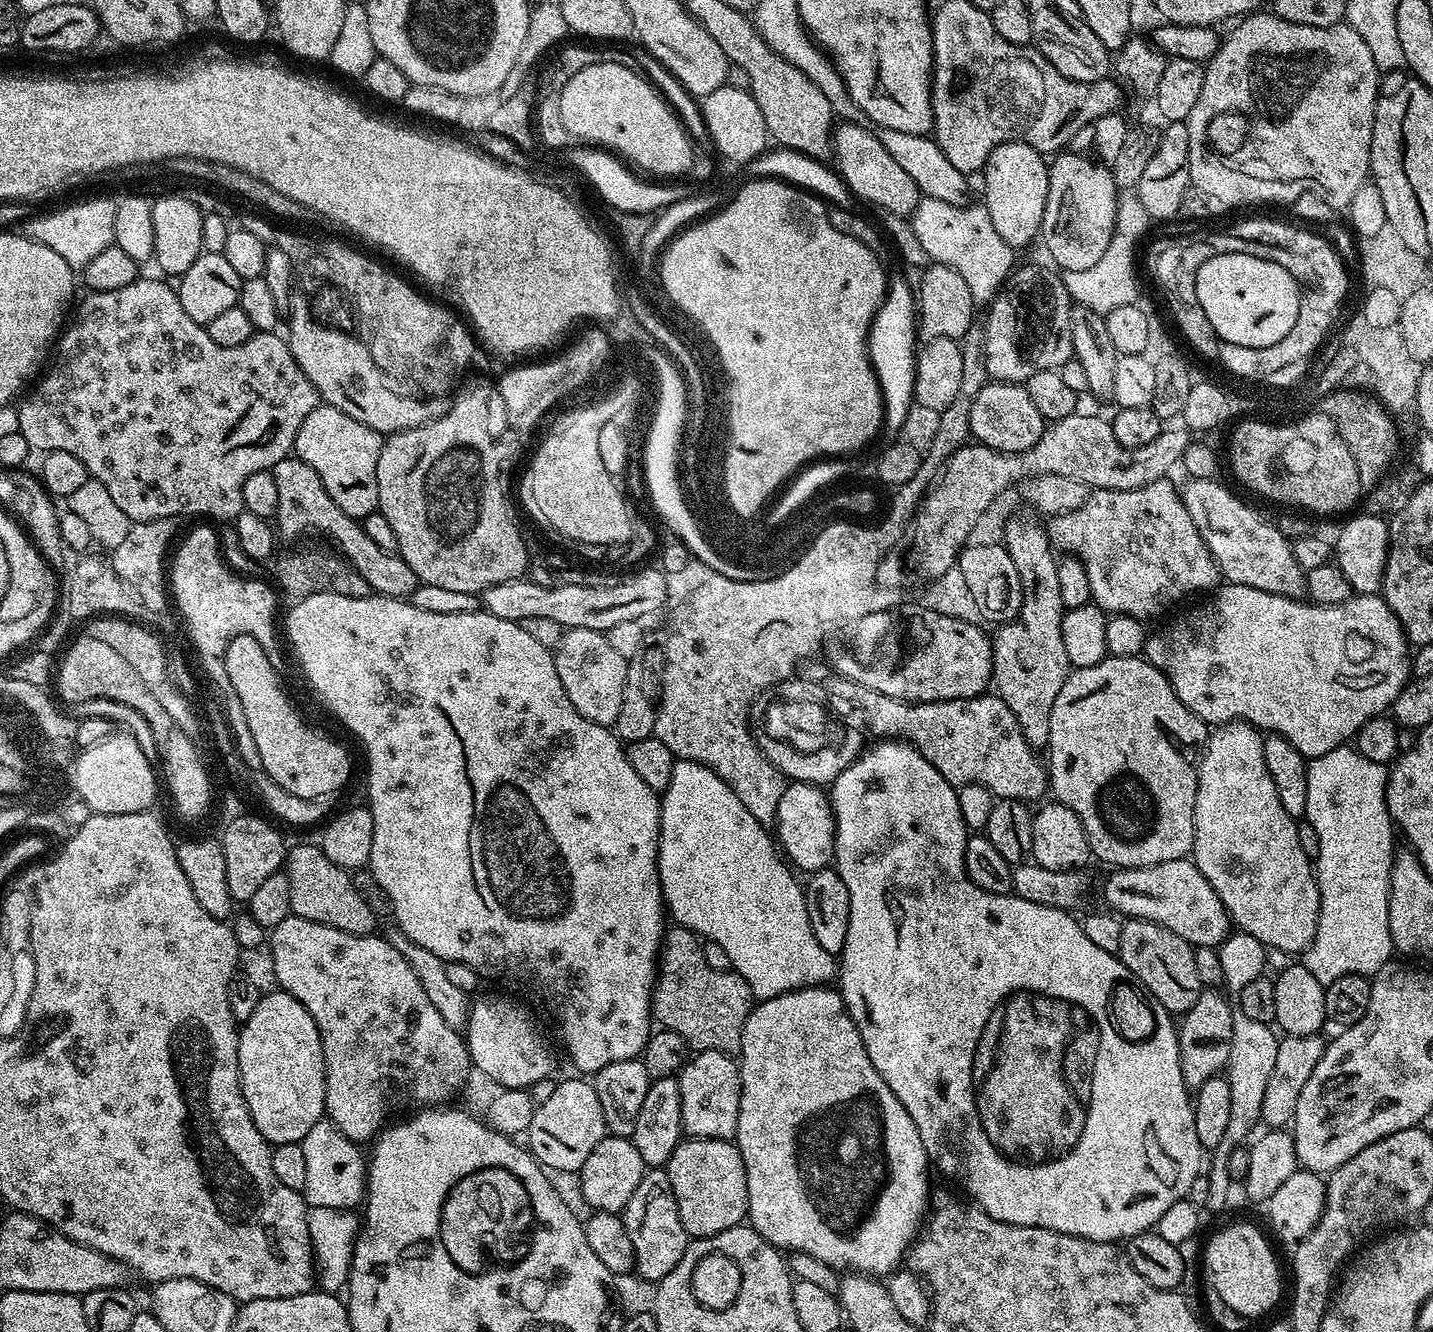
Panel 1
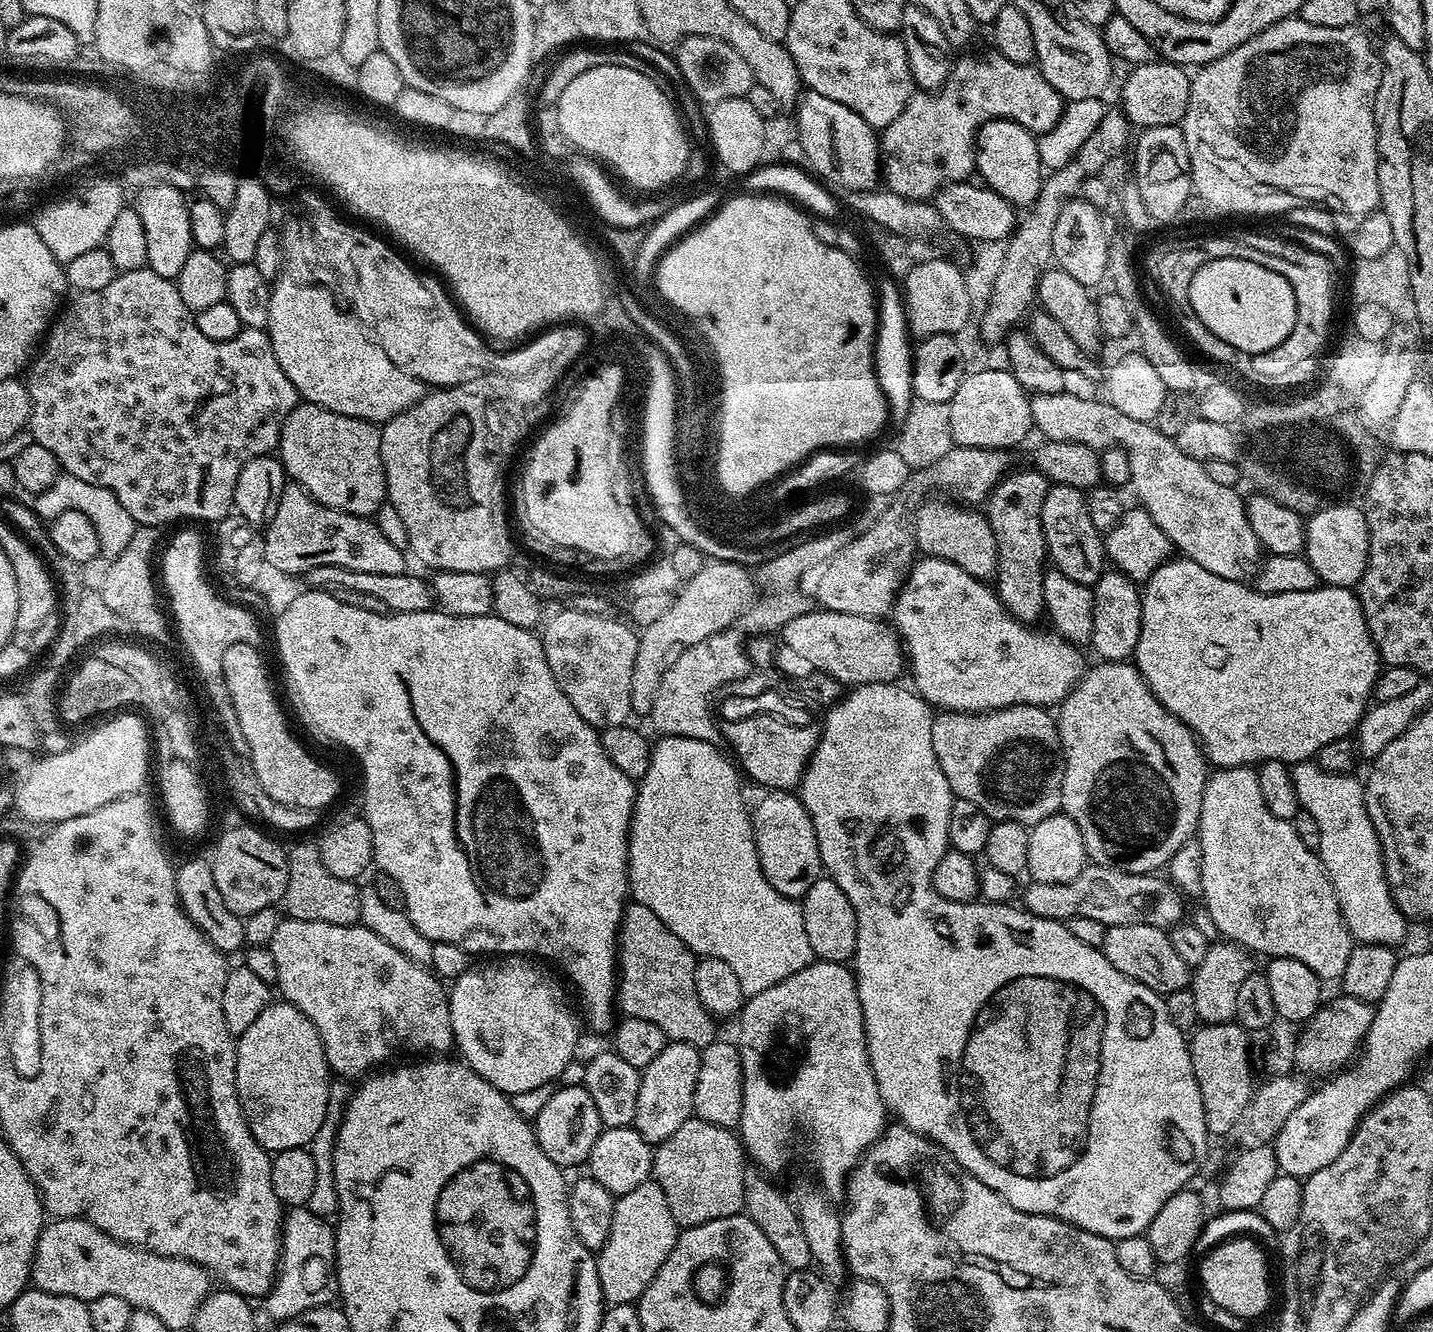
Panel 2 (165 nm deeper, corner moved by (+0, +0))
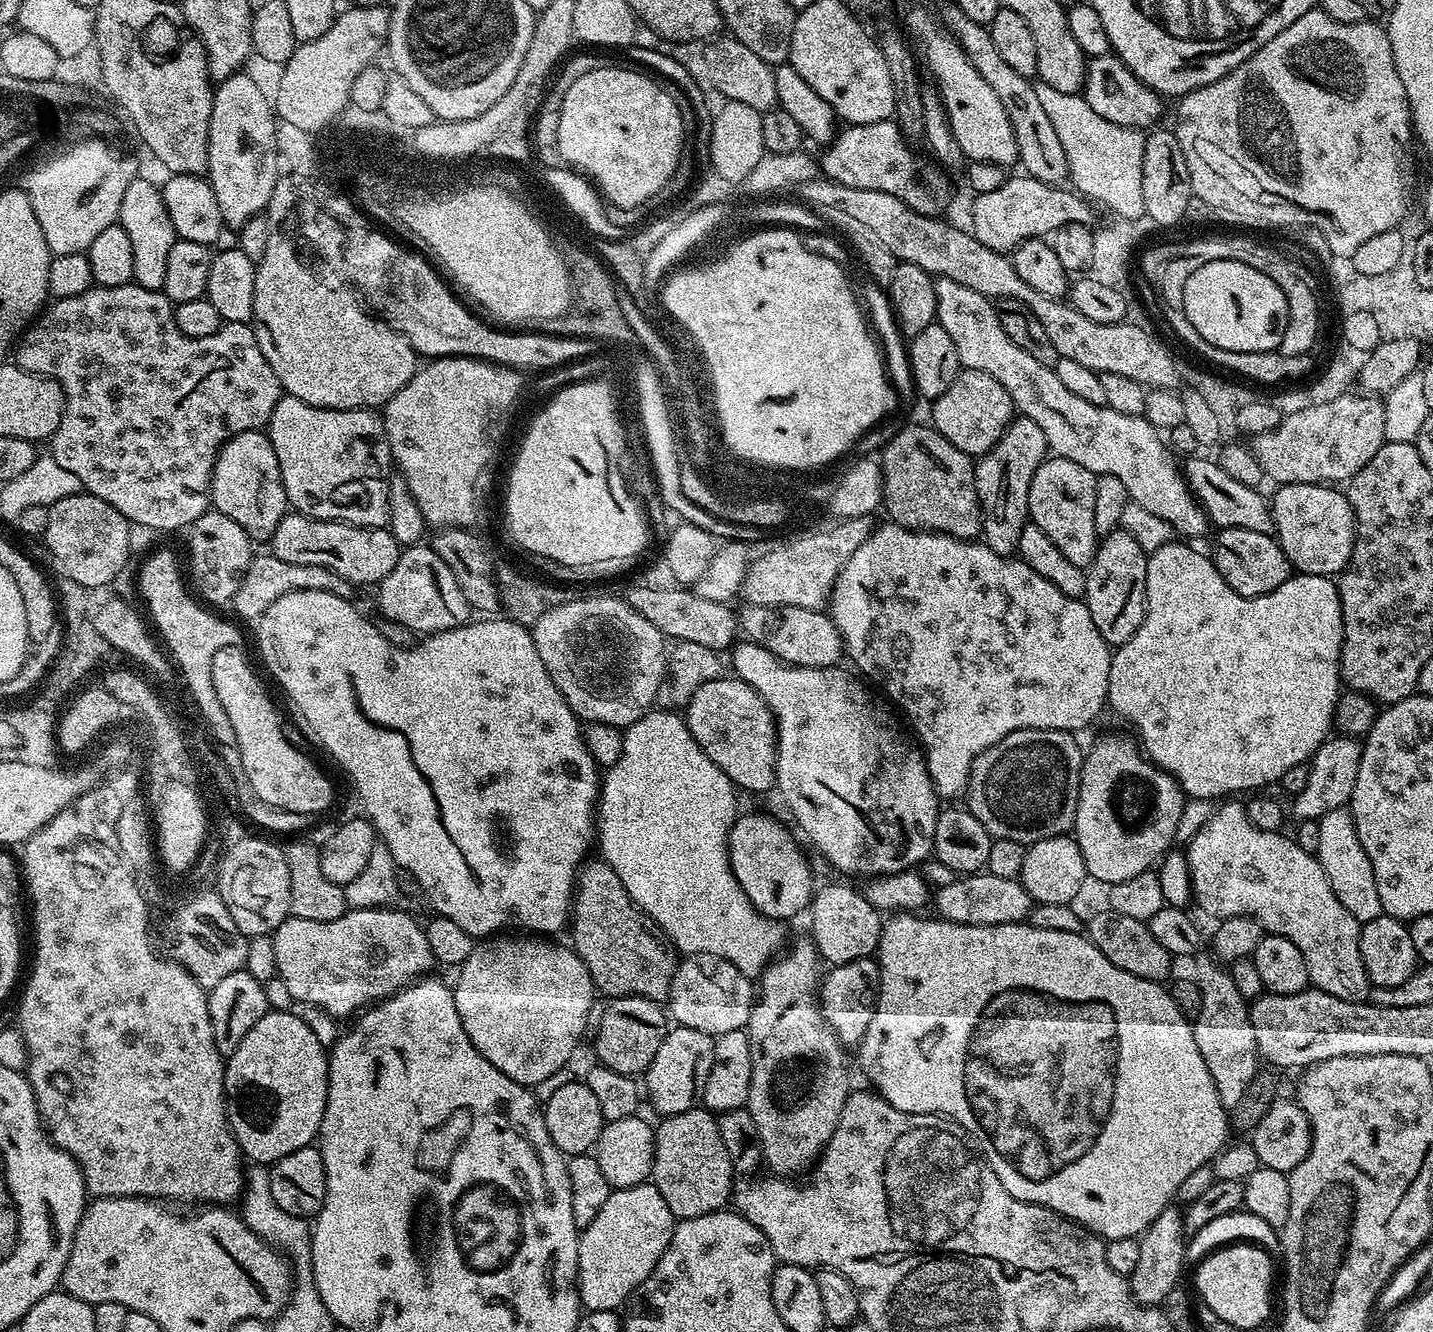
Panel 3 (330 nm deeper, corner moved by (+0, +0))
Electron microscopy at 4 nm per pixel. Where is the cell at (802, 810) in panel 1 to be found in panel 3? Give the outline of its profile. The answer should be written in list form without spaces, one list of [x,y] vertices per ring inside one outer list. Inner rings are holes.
[[[748,812],[737,815],[728,831],[728,857],[738,886],[763,916],[781,922],[805,911],[814,895],[812,868],[789,828],[764,812]]]

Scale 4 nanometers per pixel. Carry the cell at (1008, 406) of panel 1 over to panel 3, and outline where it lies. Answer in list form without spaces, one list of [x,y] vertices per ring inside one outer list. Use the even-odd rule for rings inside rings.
[[[961,368],[954,382],[931,403],[931,427],[946,438],[950,446],[958,446],[958,450],[973,458],[985,456],[1014,419],[1012,399],[1006,394],[1006,386],[990,378],[990,374],[982,374],[982,370]]]

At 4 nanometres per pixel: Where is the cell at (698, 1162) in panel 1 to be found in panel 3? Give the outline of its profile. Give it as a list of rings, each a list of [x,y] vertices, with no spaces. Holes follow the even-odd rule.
[[[697,1106],[682,1114],[663,1117],[659,1122],[654,1128],[656,1145],[650,1180],[658,1194],[666,1198],[672,1215],[681,1221],[721,1211],[732,1199],[734,1169],[726,1146],[722,1146],[716,1116]]]

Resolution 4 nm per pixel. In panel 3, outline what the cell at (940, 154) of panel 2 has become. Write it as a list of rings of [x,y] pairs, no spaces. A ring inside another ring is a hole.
[[[895,119],[850,124],[819,154],[819,171],[835,184],[882,190],[882,194],[894,194],[894,198],[906,202],[918,214],[939,217],[948,196],[949,177],[940,164],[928,158],[923,160],[912,148],[915,147],[905,140]]]

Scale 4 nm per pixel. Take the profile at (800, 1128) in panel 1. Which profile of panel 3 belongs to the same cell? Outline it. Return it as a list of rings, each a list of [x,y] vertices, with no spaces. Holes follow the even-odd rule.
[[[872,956],[829,967],[823,973],[818,1003],[824,1012],[826,1022],[836,1031],[836,1037],[841,1044],[845,1046],[859,1045],[860,1040],[866,1034],[866,1026],[870,1026],[872,1013],[876,1010],[879,987],[880,965]]]

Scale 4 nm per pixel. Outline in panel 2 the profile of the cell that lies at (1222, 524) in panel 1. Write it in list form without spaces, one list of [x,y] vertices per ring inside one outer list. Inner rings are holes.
[[[1037,392],[1031,397],[1032,422],[1037,433],[1044,435],[1045,441],[1061,440],[1062,442],[1074,442],[1087,448],[1103,450],[1106,448],[1122,448],[1130,458],[1130,488],[1136,491],[1139,503],[1162,526],[1166,538],[1177,549],[1180,548],[1185,557],[1198,566],[1206,566],[1210,574],[1218,574],[1227,580],[1247,581],[1260,567],[1262,549],[1258,540],[1258,534],[1254,534],[1254,526],[1250,526],[1248,509],[1245,497],[1239,496],[1239,491],[1230,486],[1222,486],[1210,479],[1206,474],[1201,461],[1190,458],[1178,450],[1175,439],[1162,434],[1156,429],[1155,423],[1134,422],[1134,418],[1126,418],[1122,410],[1118,410],[1112,404],[1103,399],[1087,400],[1086,398],[1074,398],[1065,392],[1050,394],[1049,392]]]

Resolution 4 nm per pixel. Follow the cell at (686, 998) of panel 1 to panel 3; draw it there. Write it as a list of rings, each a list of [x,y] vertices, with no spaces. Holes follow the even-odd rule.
[[[589,859],[576,878],[570,917],[571,947],[590,970],[593,989],[604,998],[641,996],[667,1001],[678,963],[676,949],[664,931],[630,899],[622,878],[603,859],[595,859]]]

